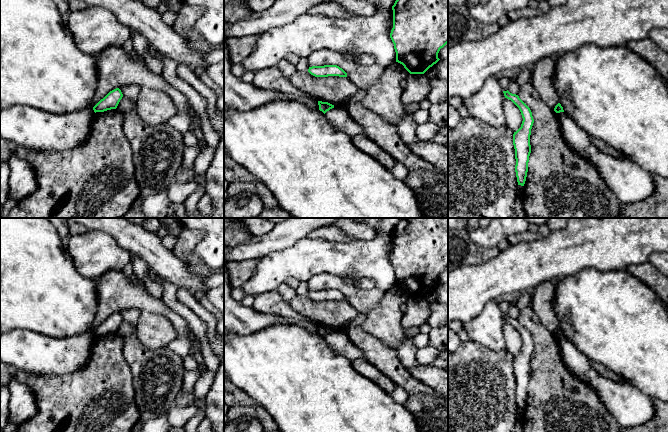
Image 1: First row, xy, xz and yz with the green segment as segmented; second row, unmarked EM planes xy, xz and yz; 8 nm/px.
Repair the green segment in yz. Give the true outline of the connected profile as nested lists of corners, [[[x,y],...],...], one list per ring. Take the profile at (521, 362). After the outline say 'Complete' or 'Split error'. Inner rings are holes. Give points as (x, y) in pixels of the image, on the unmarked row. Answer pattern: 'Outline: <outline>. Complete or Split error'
Outline: [[[503,315],[505,322],[511,324],[520,334],[523,345],[521,351],[513,358],[513,369],[515,373],[515,396],[518,409],[524,410],[528,386],[531,377],[530,359],[534,347],[530,332],[519,322],[518,319]]]. Complete

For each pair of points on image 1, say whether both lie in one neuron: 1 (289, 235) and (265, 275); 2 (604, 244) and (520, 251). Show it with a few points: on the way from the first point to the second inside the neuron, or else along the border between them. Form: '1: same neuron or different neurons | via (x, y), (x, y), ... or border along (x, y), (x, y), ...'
1: different neurons | border along (301, 239), (290, 246), (270, 252), (262, 258)
2: same neuron | via (583, 246), (568, 251), (541, 251)

